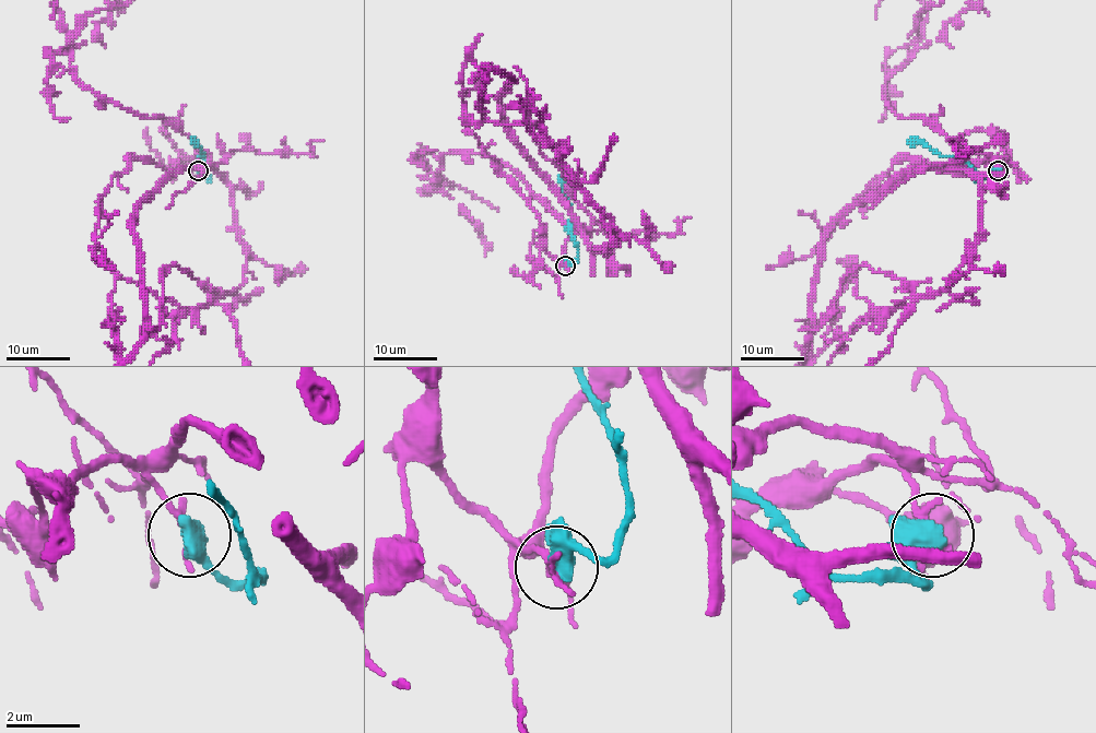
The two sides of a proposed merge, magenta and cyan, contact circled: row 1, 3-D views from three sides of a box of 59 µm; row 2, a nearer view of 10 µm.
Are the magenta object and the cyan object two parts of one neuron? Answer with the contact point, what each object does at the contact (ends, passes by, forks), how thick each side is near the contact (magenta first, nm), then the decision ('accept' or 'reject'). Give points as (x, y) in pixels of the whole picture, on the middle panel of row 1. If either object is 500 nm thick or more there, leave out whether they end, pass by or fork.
place (565, 265); calibres 150 and 500 nm; reject

